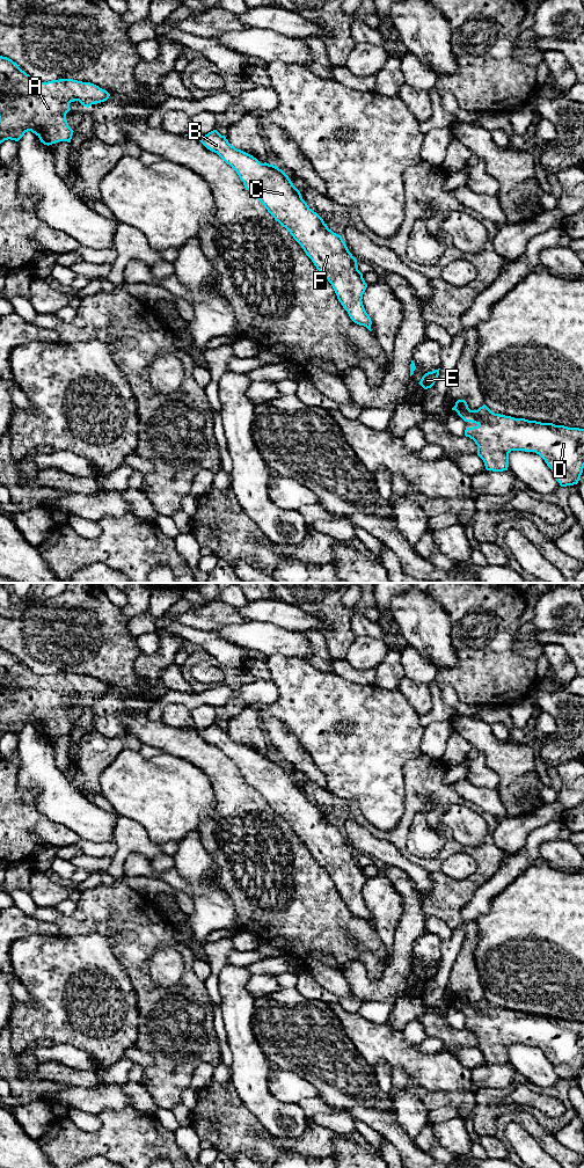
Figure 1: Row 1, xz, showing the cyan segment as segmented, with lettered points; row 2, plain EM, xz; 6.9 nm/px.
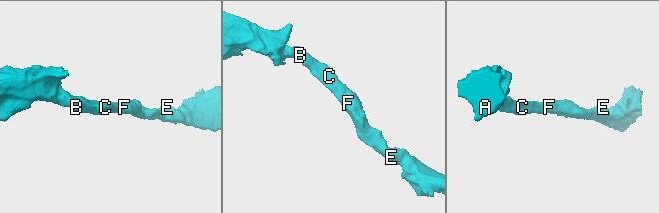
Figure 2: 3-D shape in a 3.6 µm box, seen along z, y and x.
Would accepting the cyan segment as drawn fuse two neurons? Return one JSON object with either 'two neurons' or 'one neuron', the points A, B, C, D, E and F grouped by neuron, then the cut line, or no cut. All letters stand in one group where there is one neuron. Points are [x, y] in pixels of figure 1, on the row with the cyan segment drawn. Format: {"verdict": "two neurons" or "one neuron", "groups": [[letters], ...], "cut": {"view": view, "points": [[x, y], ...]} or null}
{"verdict": "one neuron", "groups": [["A", "B", "C", "D", "E", "F"]], "cut": null}

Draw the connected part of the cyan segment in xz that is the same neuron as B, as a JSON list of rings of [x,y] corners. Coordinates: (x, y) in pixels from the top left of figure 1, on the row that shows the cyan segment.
[[[217,130],[205,136],[196,132],[185,136],[197,138],[236,171],[246,190],[255,195],[275,220],[287,229],[328,279],[350,319],[371,331],[372,321],[362,301],[367,284],[358,270],[357,260],[342,236],[329,229],[307,205],[289,176],[278,167],[261,163],[235,148]]]

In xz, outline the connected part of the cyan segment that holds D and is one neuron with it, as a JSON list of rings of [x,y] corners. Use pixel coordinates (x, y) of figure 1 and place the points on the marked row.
[[[458,400],[452,410],[455,410],[465,422],[476,424],[466,428],[465,436],[477,445],[477,455],[483,460],[487,470],[508,470],[511,451],[535,452],[552,469],[561,487],[578,483],[584,468],[584,429],[495,414],[486,404],[477,410],[470,410],[465,400]]]

